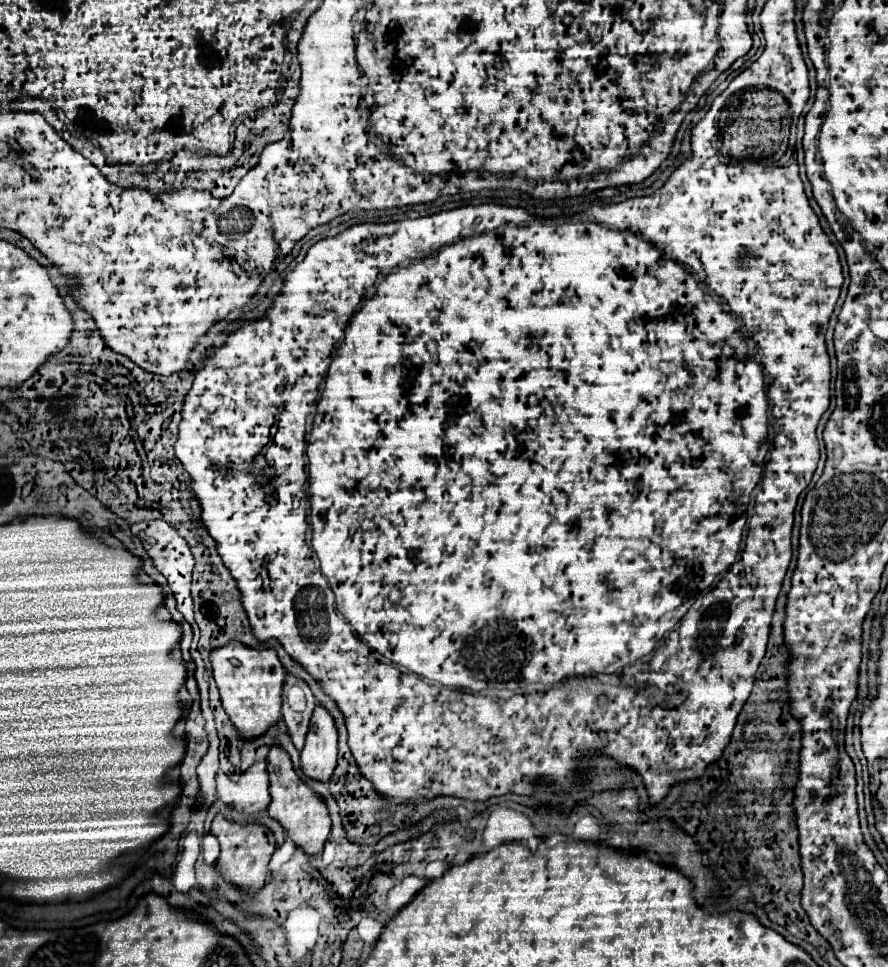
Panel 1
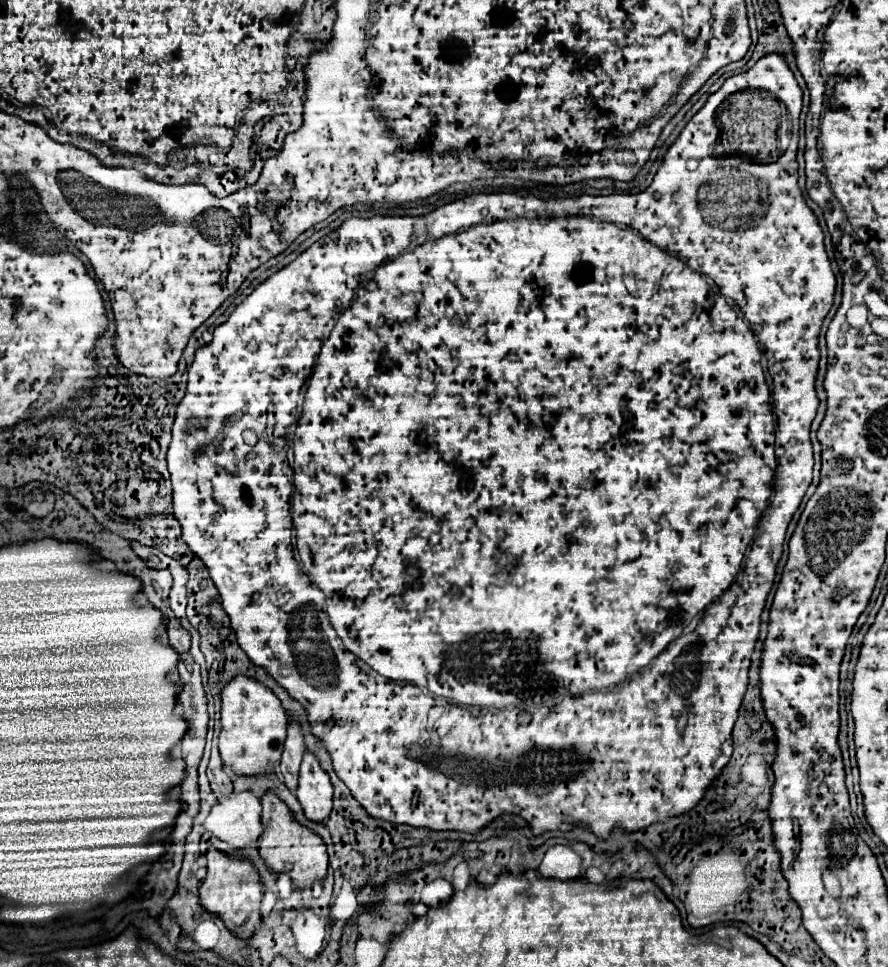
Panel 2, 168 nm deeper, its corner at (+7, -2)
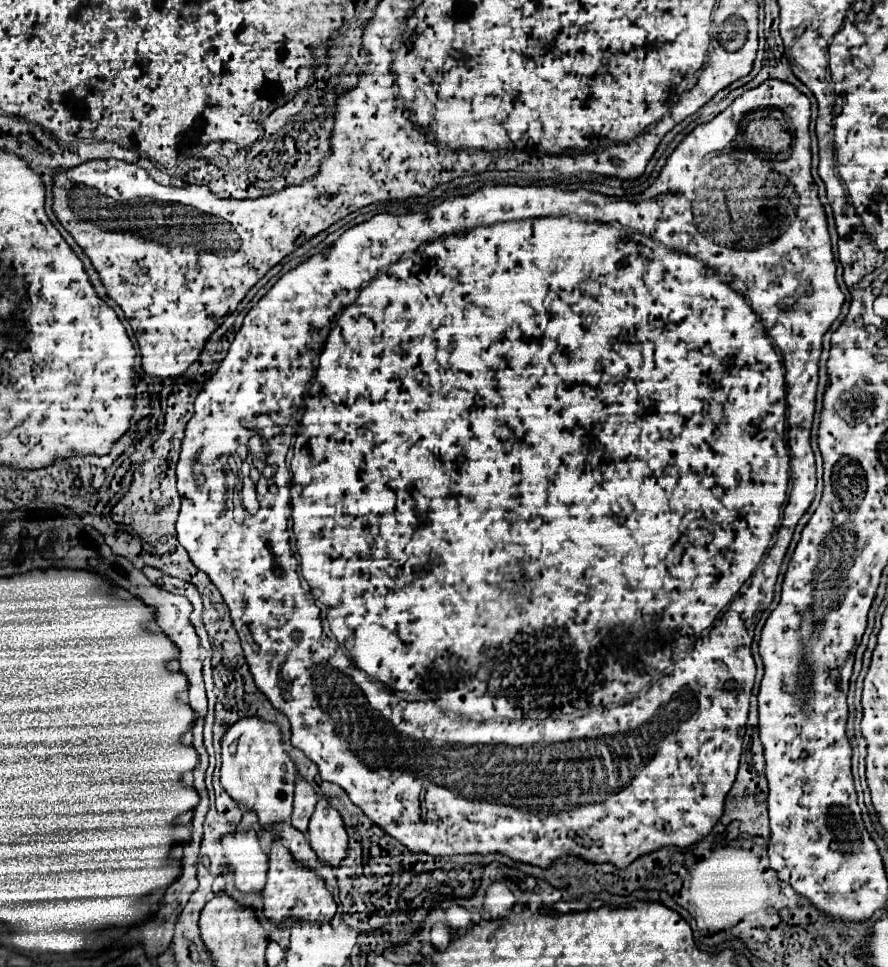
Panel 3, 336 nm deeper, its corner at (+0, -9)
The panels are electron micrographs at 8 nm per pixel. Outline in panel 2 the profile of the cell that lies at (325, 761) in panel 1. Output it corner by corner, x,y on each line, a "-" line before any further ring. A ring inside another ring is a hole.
306,751
300,765
296,797
308,819
324,821
332,809
332,783
312,751

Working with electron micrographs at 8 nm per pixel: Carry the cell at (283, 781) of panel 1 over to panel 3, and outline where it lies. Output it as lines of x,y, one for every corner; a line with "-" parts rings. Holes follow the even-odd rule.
281,840
273,842
271,854
269,854
269,872
267,872
267,886
263,890
263,914
267,920
271,920
277,926
283,926
285,922
305,920
305,922
331,922
335,916
335,902
331,892
325,888
325,882
309,868
301,866
293,860
289,850
283,846

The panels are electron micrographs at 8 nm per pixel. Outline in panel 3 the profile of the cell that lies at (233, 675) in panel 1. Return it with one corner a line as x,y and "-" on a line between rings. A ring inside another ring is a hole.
243,718
229,728
221,742
221,786
235,804
257,814
261,828
289,822
295,780
297,770
291,758
283,752
281,732
275,724
259,718

